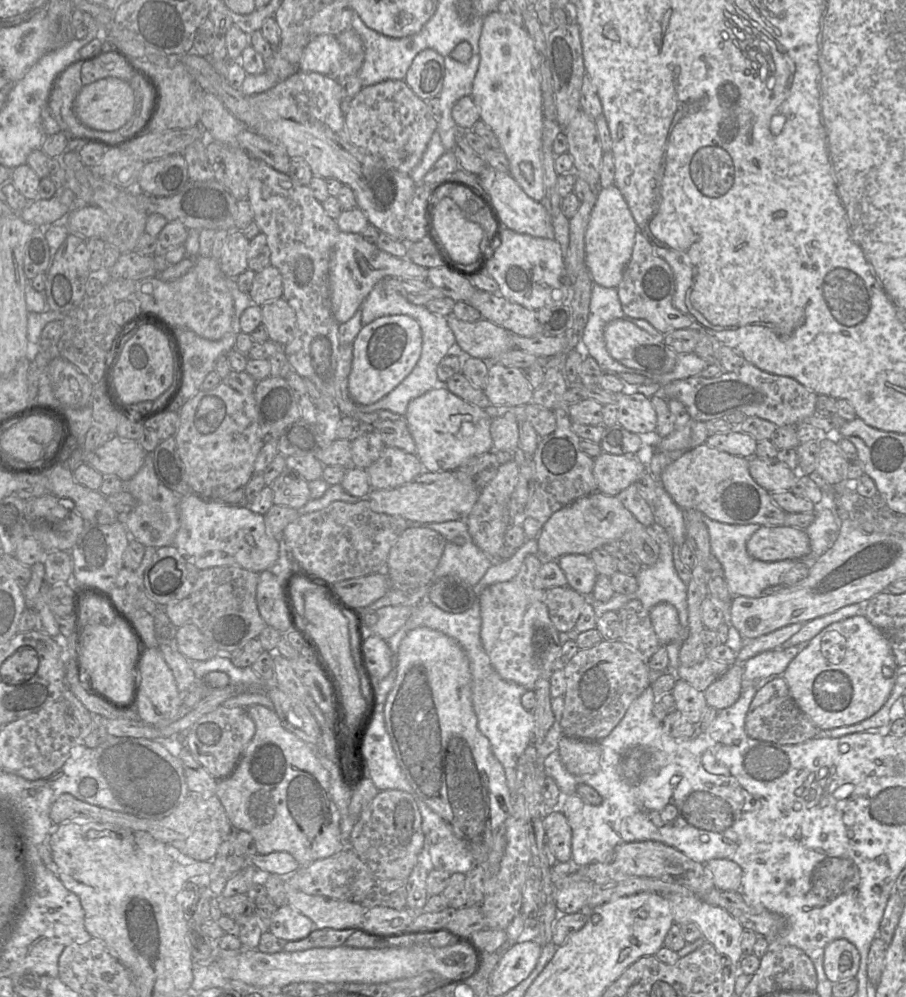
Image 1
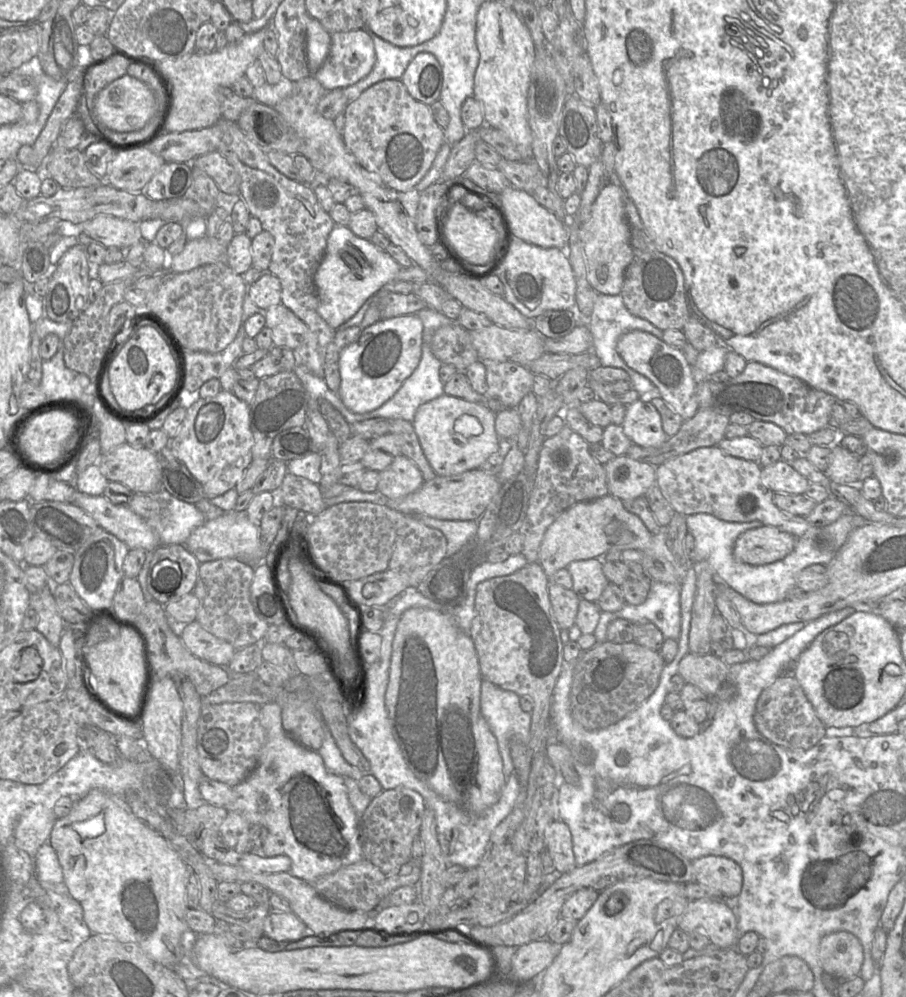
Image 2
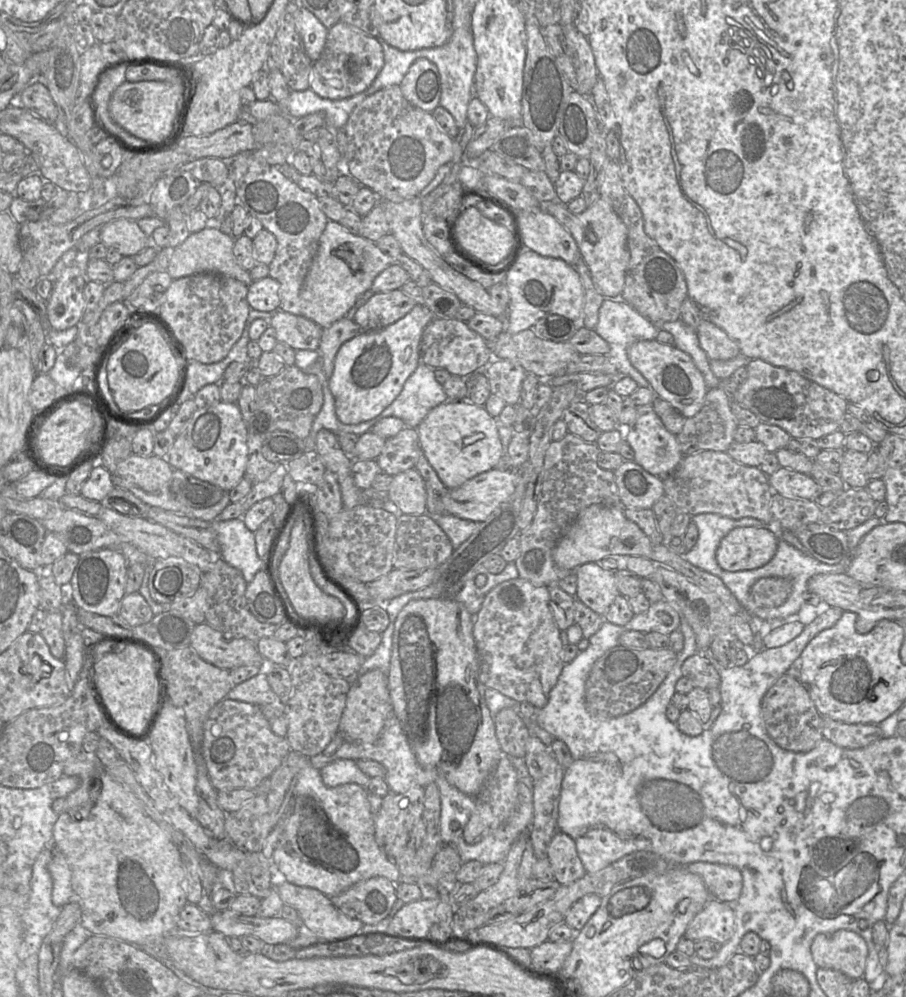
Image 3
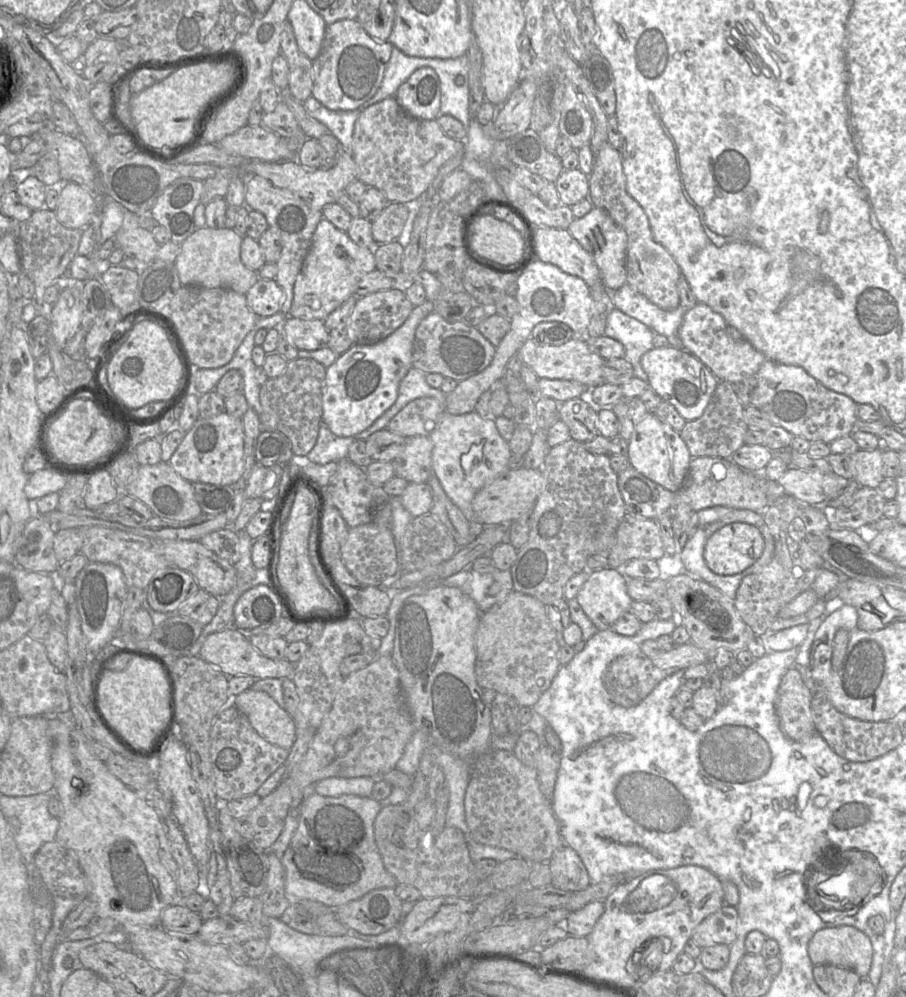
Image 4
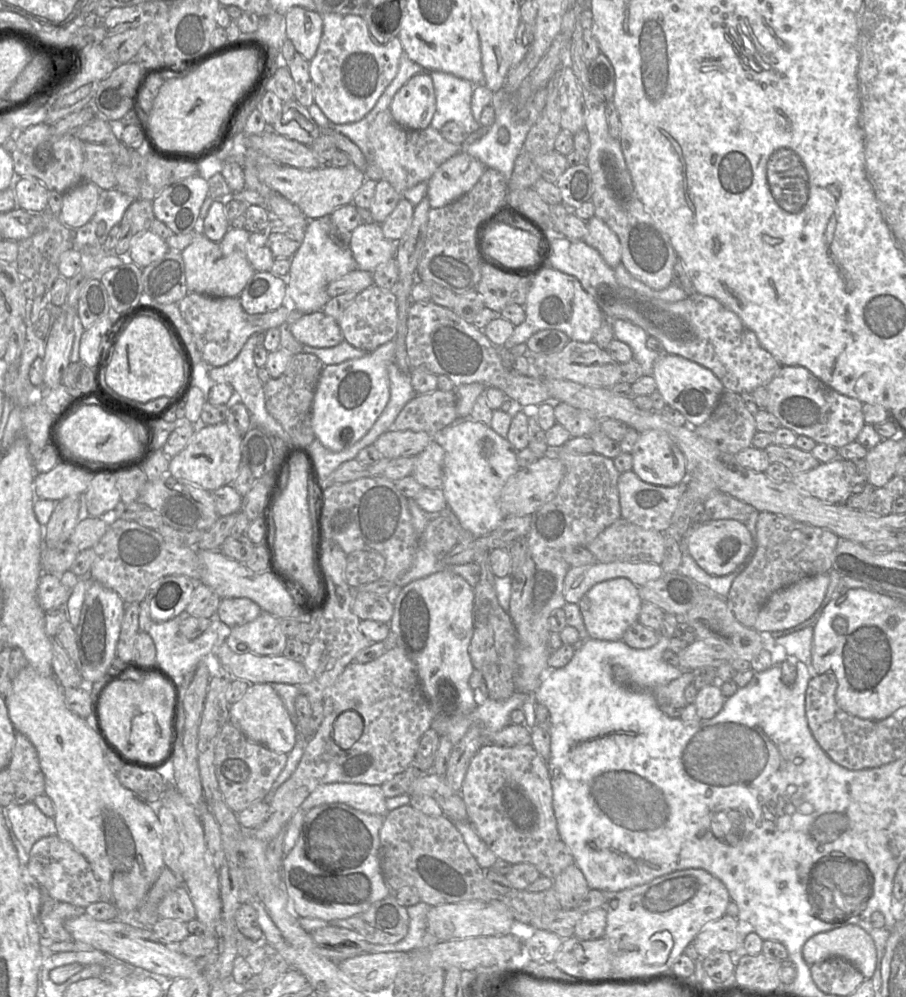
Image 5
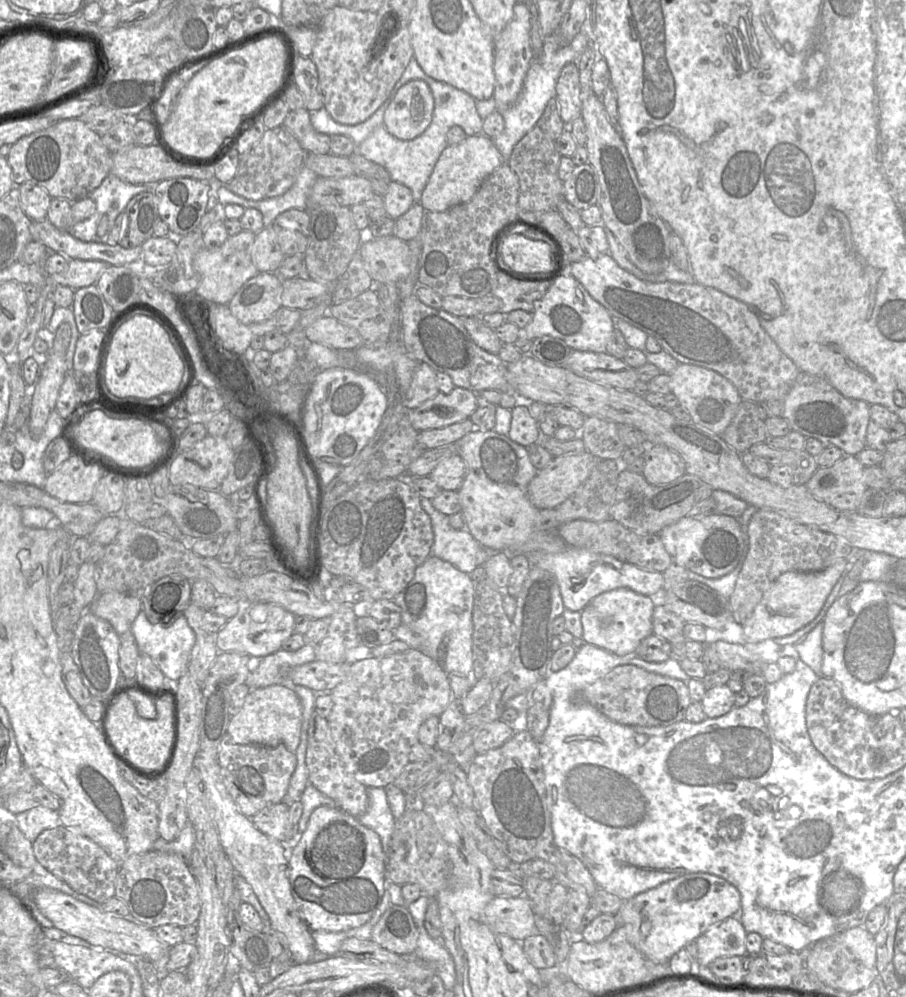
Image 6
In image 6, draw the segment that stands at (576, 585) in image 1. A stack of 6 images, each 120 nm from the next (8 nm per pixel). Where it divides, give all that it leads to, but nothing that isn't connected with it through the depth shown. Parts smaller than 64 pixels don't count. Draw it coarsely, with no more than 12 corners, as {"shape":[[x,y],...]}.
{"shape":[[618,588],[581,611],[582,638],[619,656],[653,633],[657,598]]}

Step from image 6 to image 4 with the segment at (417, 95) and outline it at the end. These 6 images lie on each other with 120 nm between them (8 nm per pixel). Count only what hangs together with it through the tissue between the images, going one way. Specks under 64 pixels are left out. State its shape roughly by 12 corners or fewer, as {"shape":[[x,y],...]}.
{"shape":[[415,70],[395,99],[410,116],[436,120],[440,80]]}

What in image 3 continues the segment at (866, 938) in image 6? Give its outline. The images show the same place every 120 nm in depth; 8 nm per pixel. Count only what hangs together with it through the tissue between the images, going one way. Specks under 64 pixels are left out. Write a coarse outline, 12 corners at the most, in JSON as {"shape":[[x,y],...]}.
{"shape":[[857,933],[818,934],[818,968],[863,978],[868,948]]}

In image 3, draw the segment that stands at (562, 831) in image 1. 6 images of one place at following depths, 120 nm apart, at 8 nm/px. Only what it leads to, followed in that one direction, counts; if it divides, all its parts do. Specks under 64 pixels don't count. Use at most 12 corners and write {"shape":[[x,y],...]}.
{"shape":[[559,830],[547,858],[554,880],[571,884],[586,873],[574,840]]}

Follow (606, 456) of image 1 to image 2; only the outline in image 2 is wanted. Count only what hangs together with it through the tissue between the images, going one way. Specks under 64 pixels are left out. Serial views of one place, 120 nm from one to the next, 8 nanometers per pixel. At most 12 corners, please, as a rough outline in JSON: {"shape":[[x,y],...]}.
{"shape":[[627,455],[603,467],[609,495],[643,497],[656,467]]}

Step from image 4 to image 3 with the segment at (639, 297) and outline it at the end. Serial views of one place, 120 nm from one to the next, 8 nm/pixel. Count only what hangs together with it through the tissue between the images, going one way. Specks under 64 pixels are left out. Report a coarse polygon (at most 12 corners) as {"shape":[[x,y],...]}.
{"shape":[[681,319],[655,326],[691,356],[708,389],[719,386],[695,329]]}

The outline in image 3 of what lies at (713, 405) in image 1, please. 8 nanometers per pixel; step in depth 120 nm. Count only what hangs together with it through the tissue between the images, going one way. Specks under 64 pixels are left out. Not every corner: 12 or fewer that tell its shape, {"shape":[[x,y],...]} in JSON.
{"shape":[[750,359],[732,401],[796,439],[839,430],[842,397]]}

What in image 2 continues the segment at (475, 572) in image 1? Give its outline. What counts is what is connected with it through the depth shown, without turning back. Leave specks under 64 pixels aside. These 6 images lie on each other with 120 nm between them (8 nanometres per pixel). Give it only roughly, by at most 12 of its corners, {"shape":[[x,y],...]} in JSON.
{"shape":[[413,515],[440,530],[446,557],[457,553],[477,532],[476,520],[441,520]]}

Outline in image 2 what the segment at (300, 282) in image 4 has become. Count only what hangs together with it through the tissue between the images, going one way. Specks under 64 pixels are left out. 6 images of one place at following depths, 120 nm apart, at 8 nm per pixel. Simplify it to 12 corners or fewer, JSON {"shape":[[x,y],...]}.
{"shape":[[335,225],[314,275],[333,329],[401,268],[369,239]]}

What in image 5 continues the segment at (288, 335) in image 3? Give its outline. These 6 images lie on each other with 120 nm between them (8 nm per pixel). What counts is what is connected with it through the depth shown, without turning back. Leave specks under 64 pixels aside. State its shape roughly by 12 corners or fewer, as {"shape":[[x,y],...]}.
{"shape":[[322,311],[291,326],[302,345],[330,348],[344,341],[337,321]]}

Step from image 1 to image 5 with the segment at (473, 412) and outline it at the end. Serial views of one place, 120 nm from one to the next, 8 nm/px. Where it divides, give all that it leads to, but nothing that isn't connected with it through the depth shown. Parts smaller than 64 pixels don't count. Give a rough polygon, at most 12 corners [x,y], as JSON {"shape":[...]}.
{"shape":[[458,420],[445,451],[448,509],[474,537],[505,519],[500,496],[518,451],[490,426]]}

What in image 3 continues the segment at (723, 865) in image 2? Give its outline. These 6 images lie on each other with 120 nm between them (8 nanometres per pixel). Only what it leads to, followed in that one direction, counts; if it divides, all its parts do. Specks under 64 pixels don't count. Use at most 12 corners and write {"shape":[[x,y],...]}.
{"shape":[[709,862],[685,867],[702,878],[711,898],[738,900],[739,869]]}

